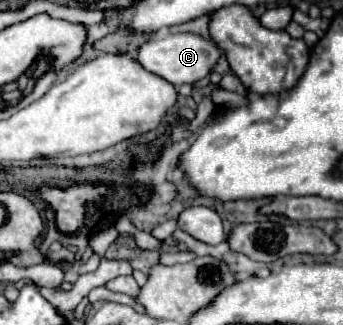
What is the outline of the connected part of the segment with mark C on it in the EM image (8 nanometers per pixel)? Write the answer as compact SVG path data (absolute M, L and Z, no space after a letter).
M169 34L165 38L153 36L147 44L143 44L137 60L145 70L159 74L161 78L169 80L175 86L181 86L181 84L195 84L197 80L209 76L215 70L221 54L223 50L213 40L205 40L199 34Z

